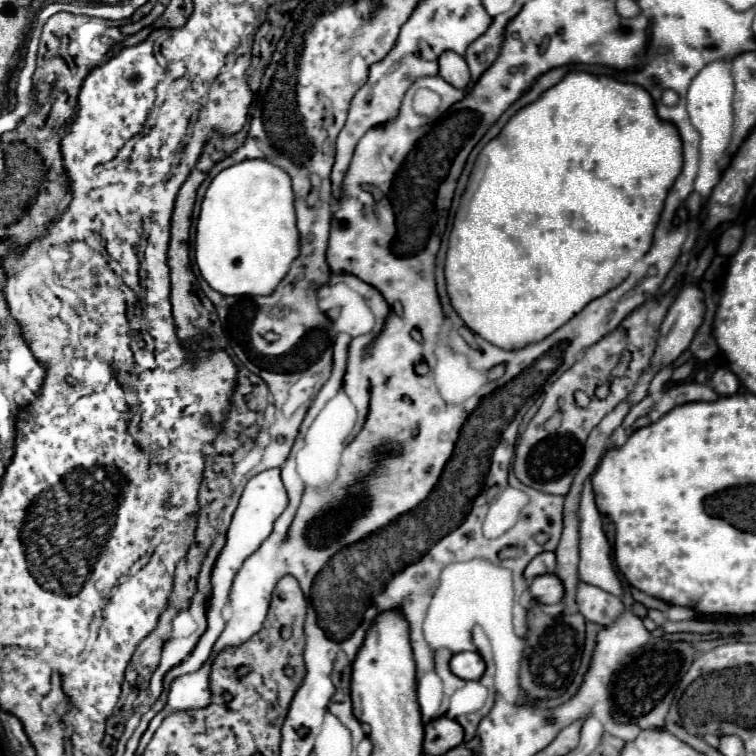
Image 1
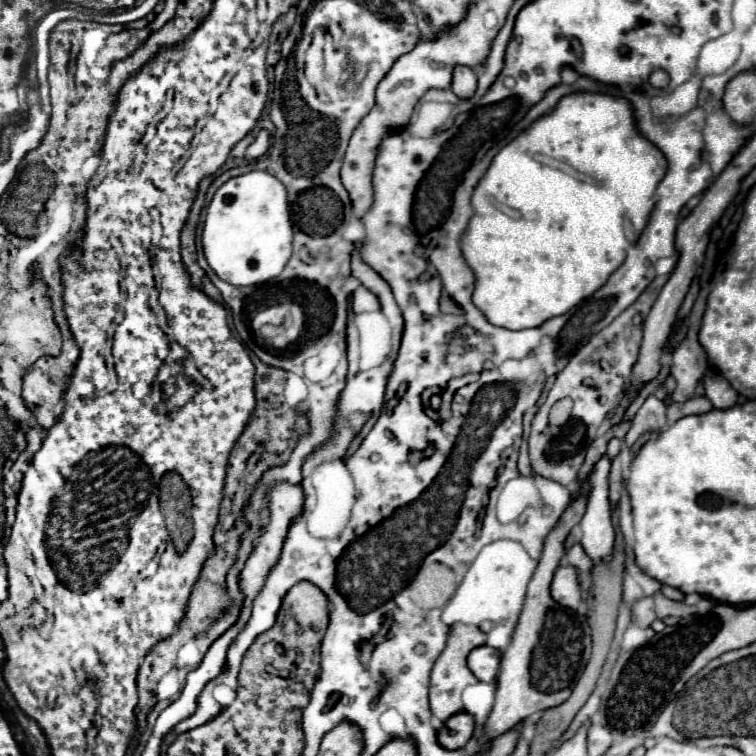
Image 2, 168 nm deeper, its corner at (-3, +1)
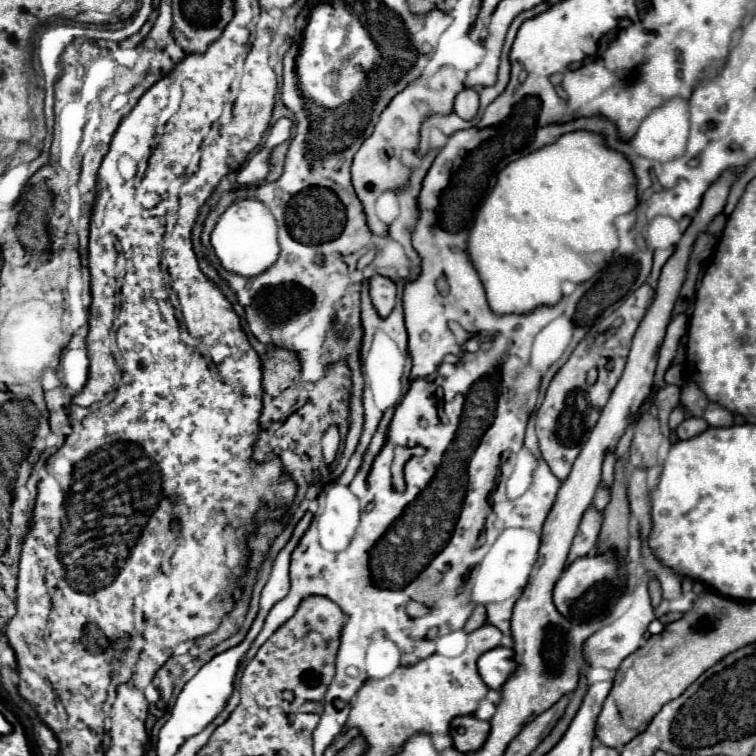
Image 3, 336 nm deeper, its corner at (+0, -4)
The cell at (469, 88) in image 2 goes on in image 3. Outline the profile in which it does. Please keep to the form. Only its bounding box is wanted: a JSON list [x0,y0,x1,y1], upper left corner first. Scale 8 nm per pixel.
[453,87,479,119]

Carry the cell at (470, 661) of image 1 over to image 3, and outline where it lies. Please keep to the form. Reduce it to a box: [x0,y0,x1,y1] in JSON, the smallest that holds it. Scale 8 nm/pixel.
[477,647,513,689]

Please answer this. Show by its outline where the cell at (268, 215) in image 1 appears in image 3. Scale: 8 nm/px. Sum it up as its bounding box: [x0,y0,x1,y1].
[211,197,281,279]

